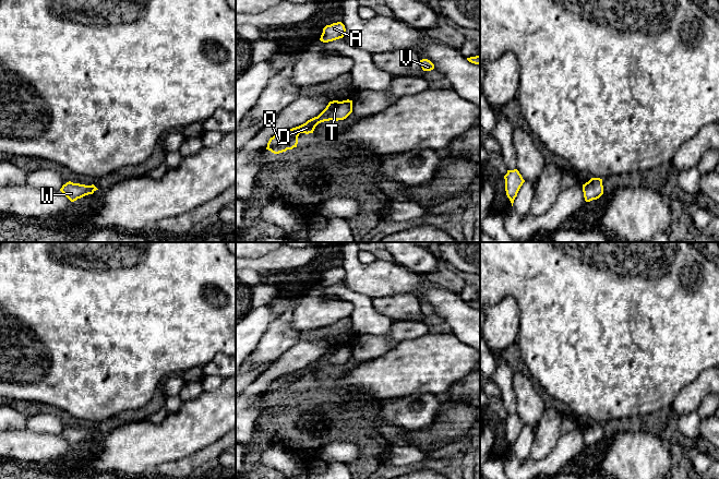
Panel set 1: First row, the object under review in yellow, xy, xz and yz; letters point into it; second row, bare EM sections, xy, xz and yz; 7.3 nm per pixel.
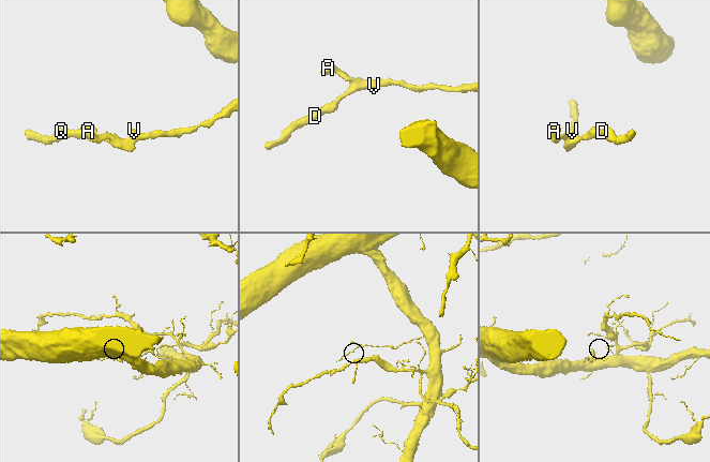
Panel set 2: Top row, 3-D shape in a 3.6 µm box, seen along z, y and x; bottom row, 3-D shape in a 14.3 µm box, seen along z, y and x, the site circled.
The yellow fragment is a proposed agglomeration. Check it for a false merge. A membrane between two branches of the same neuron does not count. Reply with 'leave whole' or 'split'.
leave whole

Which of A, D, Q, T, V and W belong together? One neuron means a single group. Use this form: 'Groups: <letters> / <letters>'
Groups: A D Q T V W

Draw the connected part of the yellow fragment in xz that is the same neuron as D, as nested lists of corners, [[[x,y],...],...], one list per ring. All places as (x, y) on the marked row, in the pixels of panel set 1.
[[[333,100],[329,101],[326,108],[317,116],[305,123],[281,131],[280,133],[274,135],[269,139],[266,149],[274,154],[279,154],[286,152],[287,149],[292,149],[297,147],[298,136],[300,133],[313,133],[315,127],[324,121],[329,120],[344,120],[352,112],[352,100]]]

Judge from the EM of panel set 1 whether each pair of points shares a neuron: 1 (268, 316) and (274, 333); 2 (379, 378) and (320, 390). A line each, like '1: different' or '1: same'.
1: different
2: different

